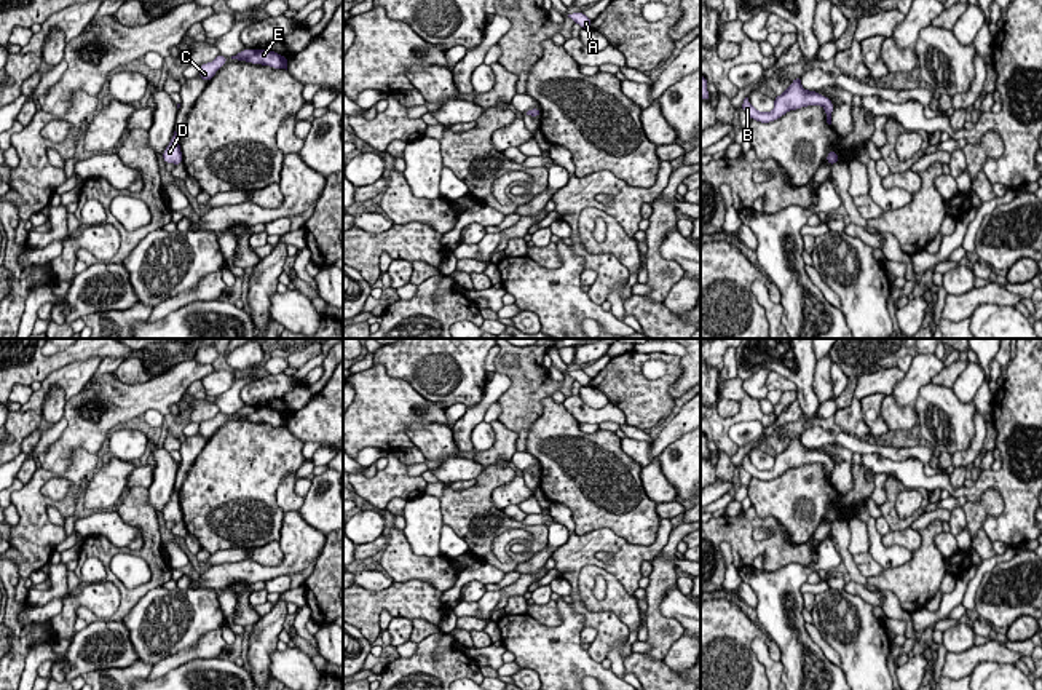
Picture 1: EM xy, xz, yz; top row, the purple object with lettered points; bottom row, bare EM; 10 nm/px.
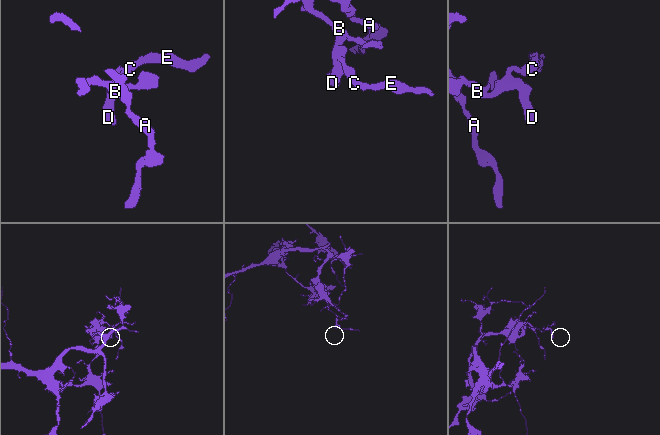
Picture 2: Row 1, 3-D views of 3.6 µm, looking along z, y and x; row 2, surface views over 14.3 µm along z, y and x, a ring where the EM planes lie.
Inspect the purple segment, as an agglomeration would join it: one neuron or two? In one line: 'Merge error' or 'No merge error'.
No merge error

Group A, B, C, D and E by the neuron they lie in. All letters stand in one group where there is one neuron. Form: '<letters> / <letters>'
A B C D E

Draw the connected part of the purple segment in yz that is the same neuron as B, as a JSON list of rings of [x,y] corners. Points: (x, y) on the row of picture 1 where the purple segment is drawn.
[[[796,77],[791,85],[777,97],[774,97],[774,109],[771,112],[758,112],[748,101],[744,99],[744,112],[755,121],[771,123],[779,120],[790,110],[796,110],[807,105],[822,105],[827,113],[827,123],[831,125],[833,102],[819,94],[817,91],[809,91],[801,86],[801,77]]]

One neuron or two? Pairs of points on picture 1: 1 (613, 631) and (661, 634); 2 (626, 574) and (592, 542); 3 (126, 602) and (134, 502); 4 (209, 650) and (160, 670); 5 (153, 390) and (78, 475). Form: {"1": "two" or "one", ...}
{"1": "two", "2": "one", "3": "one", "4": "one", "5": "two"}

